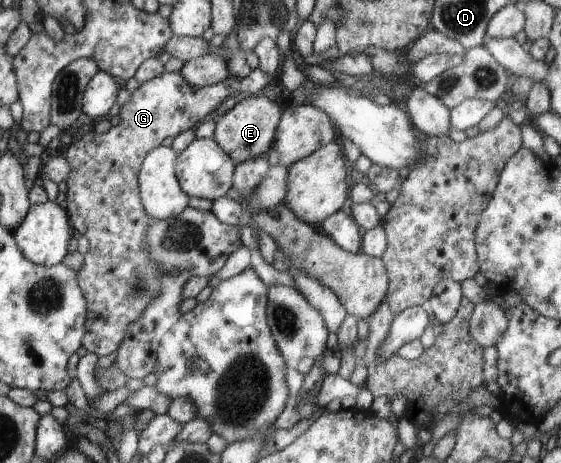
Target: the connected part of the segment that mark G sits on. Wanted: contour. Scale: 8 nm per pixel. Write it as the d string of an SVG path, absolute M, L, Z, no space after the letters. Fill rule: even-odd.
M164 71L160 76L140 83L138 88L130 94L126 104L120 108L120 124L116 124L104 134L96 133L87 128L78 142L72 142L66 147L62 156L70 164L70 172L66 178L68 186L67 199L64 208L67 209L70 224L84 235L90 244L88 252L83 254L84 264L80 272L76 273L78 286L82 288L87 302L85 333L82 346L88 353L96 356L108 356L122 344L126 328L146 310L146 306L158 296L162 290L160 284L160 266L148 258L148 246L144 236L148 228L154 224L154 219L142 206L138 173L142 168L144 158L150 150L160 146L167 136L178 136L185 130L196 128L206 116L212 114L220 103L228 97L237 96L242 88L242 80L229 76L216 84L196 88L188 84L180 72L168 73Z

